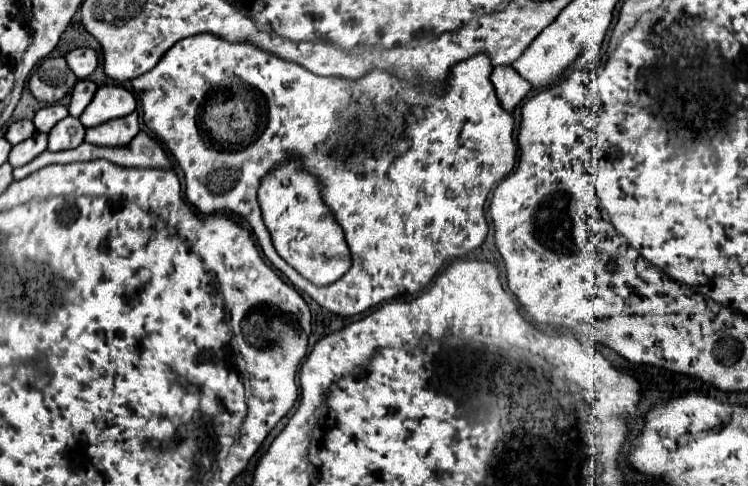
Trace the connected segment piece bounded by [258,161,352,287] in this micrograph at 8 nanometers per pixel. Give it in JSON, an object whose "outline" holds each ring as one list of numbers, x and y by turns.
{"outline":[[290,161,270,171,262,179,258,203,278,255,284,257,286,263,290,263,308,281,324,287,340,279,350,269,352,261,344,233,322,203,316,177,302,171,298,163]]}

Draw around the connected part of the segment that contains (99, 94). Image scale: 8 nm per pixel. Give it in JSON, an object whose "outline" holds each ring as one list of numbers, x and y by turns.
{"outline":[[102,85,98,87,92,103,80,115,84,127,96,127,116,117,126,117,136,111,134,95,122,85]]}

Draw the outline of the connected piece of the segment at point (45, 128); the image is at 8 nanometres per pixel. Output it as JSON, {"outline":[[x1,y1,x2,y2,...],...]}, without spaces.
{"outline":[[60,103,48,105,48,107,40,109,40,111,36,113,36,117,34,117,36,131,40,131,40,133,50,133,50,129,52,129,58,121,62,121,64,117,68,117,68,107,66,107,66,105,60,105]]}

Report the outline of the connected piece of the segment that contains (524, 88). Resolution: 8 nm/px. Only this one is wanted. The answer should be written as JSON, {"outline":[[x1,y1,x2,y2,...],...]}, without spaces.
{"outline":[[500,65,500,67,494,67,492,71,492,77,490,77,494,89,496,89,496,95,502,103,502,107,506,111,512,111,522,99,524,95,530,91,530,83,526,79,522,79,516,69,512,65]]}

